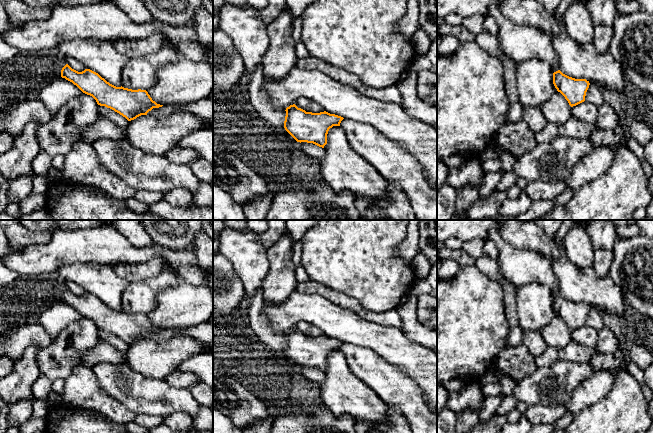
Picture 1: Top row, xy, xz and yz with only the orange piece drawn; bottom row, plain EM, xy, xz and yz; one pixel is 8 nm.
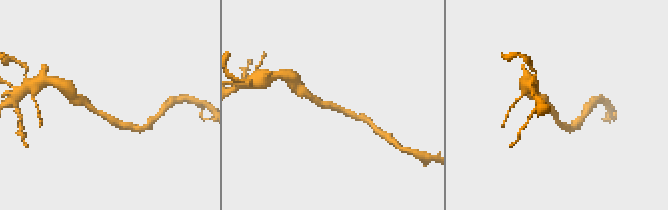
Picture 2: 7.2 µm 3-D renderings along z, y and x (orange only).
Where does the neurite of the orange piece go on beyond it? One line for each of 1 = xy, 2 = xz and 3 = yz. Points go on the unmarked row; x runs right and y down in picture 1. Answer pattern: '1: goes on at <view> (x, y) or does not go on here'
1: does not go on here
2: does not go on here
3: does not go on here

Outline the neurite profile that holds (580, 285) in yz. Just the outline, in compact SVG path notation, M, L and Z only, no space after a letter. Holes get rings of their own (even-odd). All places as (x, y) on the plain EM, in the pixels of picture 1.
M558 239L555 242L559 258L551 258L551 261L559 294L569 301L599 308L615 318L624 316L628 305L621 287L609 276L598 276L592 267L581 268L573 264L568 259L562 242Z

